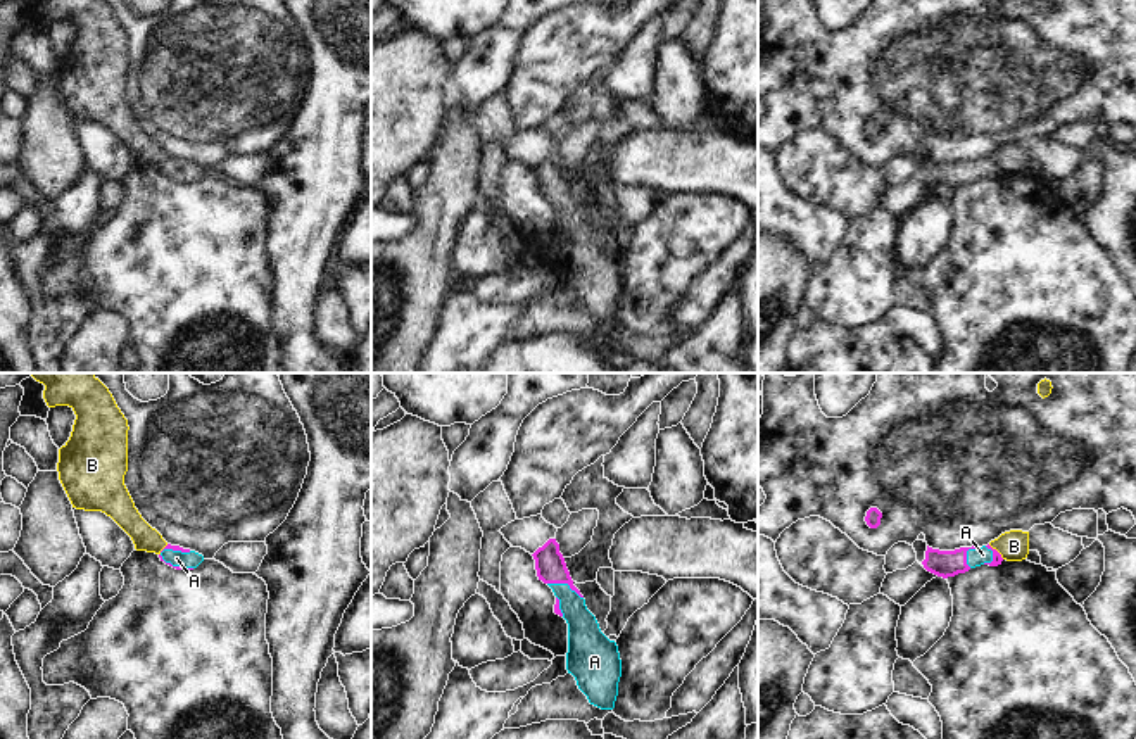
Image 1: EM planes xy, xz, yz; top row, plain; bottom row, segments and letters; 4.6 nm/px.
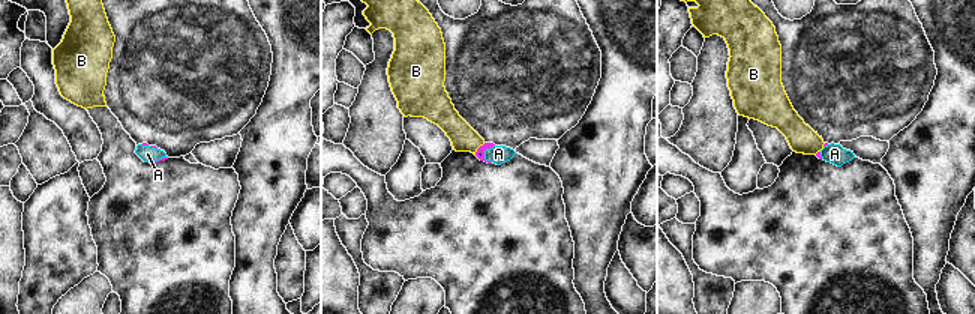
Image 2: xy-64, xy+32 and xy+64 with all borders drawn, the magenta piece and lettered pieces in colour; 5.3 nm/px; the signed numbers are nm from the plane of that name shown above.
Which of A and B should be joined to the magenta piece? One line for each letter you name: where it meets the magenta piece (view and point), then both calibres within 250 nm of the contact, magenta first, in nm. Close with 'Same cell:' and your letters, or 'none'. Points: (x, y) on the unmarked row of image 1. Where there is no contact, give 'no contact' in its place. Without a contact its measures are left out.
A: meets magenta in xz at (565, 195); 140 nm thick on the magenta side, 150 nm on the other
Same cell: A

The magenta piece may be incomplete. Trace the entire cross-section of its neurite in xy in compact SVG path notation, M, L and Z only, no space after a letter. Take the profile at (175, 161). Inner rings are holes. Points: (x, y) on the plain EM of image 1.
M167 157L161 164L159 171L161 174L164 174L166 178L176 183L193 183L204 174L202 167L190 162L183 162L180 159L171 159L171 157Z

